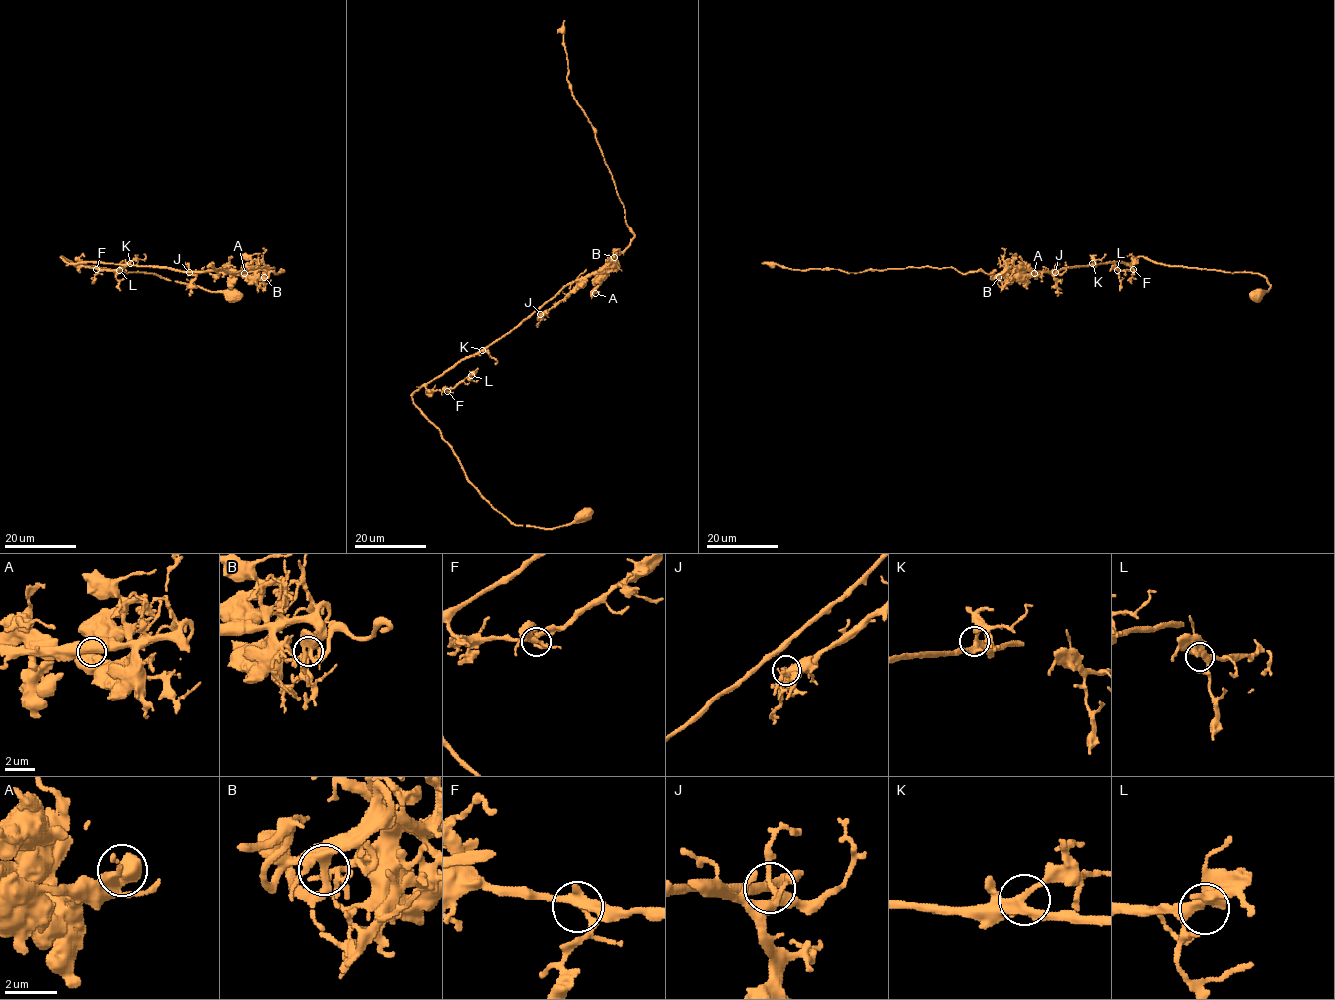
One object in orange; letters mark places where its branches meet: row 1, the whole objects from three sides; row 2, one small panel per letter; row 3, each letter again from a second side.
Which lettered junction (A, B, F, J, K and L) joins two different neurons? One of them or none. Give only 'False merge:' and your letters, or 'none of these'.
False merge: none of these

